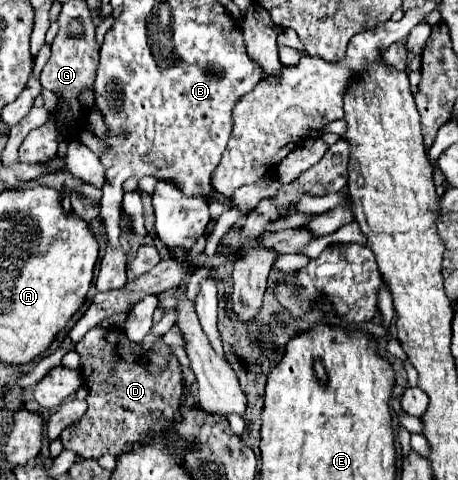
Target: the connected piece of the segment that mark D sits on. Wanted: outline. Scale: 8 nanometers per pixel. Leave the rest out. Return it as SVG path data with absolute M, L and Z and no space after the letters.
M92 329L80 343L76 343L74 349L80 355L80 373L88 387L88 409L74 425L62 431L60 441L66 449L84 459L98 459L106 453L116 457L120 451L128 451L132 443L140 441L148 431L158 431L174 419L184 387L182 367L162 337L158 337L150 349L168 361L168 365L158 373L150 373L144 367L140 343L128 341L126 337L122 339L122 333L118 329Z

